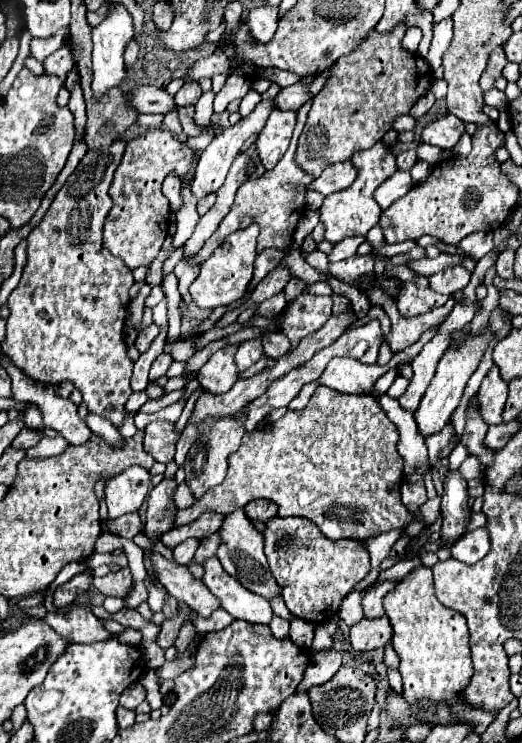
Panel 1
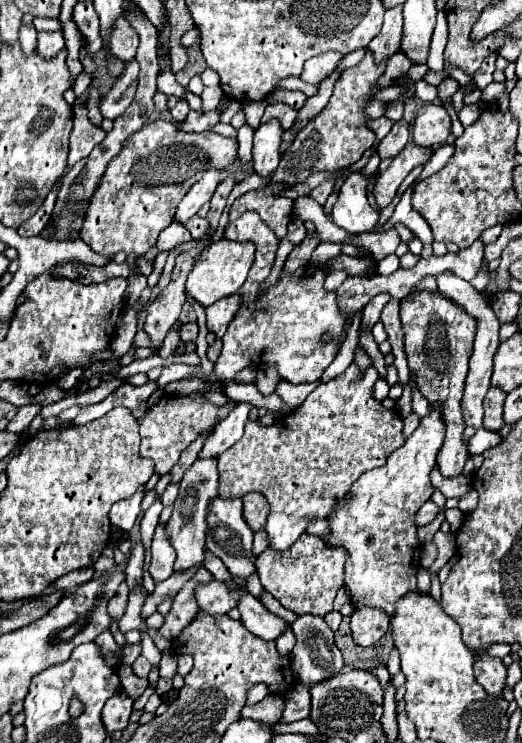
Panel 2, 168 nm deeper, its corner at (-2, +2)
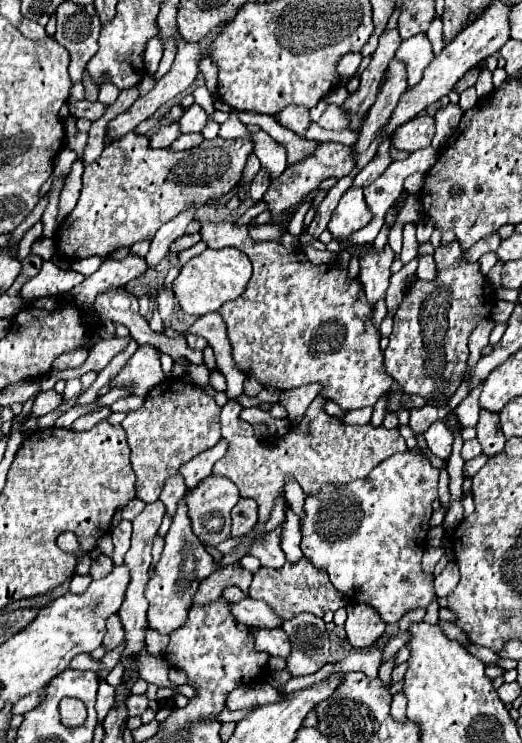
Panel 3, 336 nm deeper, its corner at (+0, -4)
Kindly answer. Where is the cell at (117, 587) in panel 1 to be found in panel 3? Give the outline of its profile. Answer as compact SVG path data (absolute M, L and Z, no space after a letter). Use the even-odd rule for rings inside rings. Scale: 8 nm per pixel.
M112 615L108 619L108 631L104 635L104 641L102 641L102 647L106 647L106 651L112 651L116 649L124 639L124 631L120 627L120 617L118 615Z

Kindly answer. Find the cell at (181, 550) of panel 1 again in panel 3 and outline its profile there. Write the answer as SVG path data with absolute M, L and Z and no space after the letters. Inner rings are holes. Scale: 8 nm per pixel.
M180 501L180 507L172 519L170 531L166 535L166 547L162 551L162 559L156 565L154 575L150 577L146 585L146 599L150 603L148 607L148 629L154 629L162 635L170 635L178 627L186 623L188 611L192 607L192 597L198 589L198 585L216 571L218 567L212 567L212 555L204 549L202 541L194 535L186 503Z

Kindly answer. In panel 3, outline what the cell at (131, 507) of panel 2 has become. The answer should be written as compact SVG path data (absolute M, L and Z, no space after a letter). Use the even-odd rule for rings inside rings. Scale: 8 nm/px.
M122 519L120 525L112 531L112 543L114 543L114 551L110 555L110 559L114 561L114 565L122 565L124 563L124 553L130 549L130 533L132 533L132 523Z

